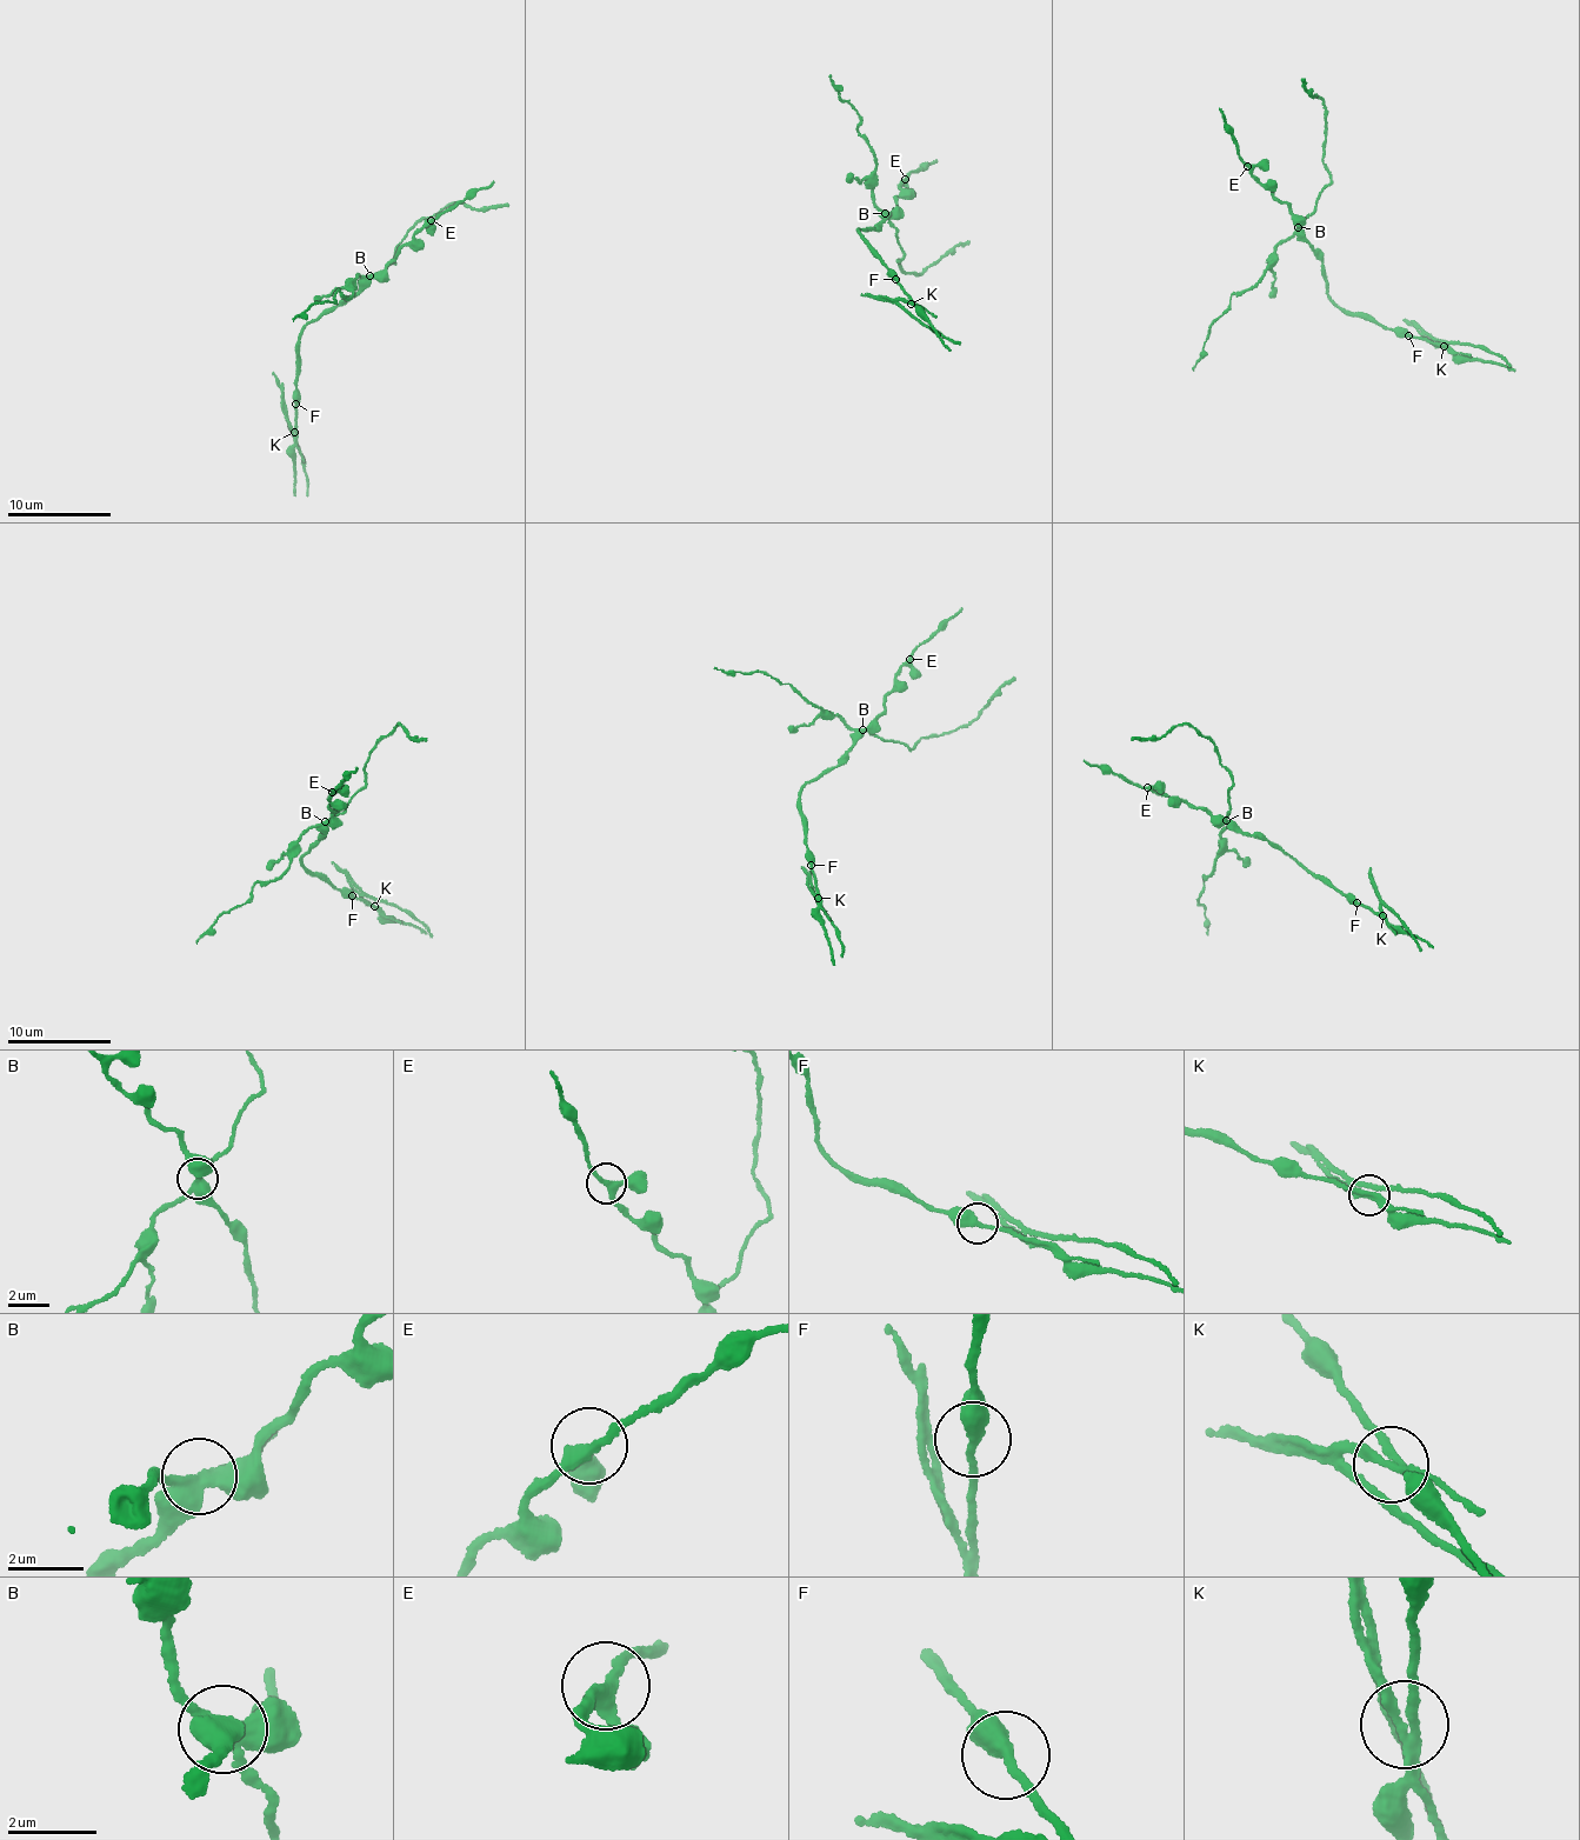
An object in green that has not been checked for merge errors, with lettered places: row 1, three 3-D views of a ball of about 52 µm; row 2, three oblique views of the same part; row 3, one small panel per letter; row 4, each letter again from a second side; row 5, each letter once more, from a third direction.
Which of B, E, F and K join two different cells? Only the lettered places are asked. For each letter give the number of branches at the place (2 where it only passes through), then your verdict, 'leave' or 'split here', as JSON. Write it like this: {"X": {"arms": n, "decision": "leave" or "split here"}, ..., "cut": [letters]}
{"B": {"arms": 4, "decision": "split here"}, "E": {"arms": 3, "decision": "leave"}, "F": {"arms": 2, "decision": "leave"}, "K": {"arms": 3, "decision": "split here"}, "cut": ["B", "K"]}

